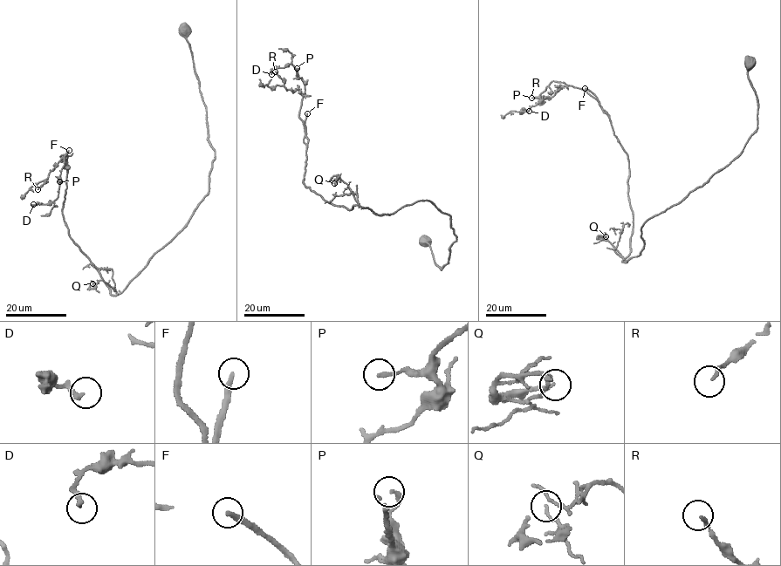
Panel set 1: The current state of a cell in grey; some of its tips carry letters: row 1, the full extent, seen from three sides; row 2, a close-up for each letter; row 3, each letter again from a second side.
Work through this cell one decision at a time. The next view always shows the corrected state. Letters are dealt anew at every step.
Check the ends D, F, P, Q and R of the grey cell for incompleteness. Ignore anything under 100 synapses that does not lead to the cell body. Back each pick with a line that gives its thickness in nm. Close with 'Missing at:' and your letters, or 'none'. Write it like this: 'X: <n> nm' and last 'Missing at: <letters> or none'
F: 240 nm
Missing at: F

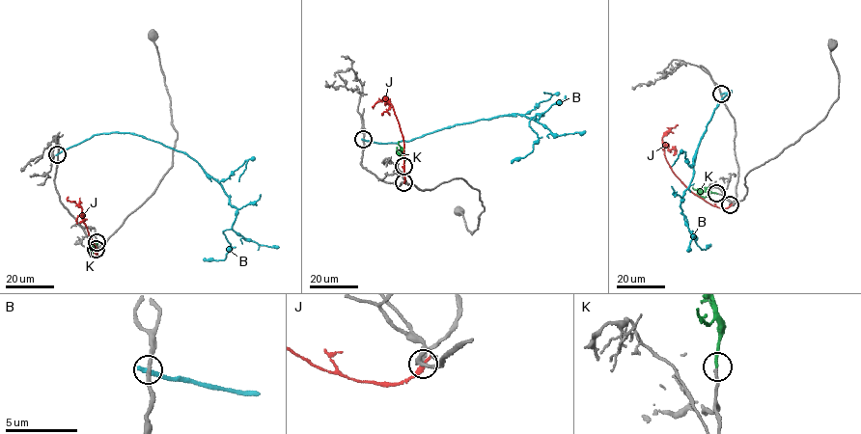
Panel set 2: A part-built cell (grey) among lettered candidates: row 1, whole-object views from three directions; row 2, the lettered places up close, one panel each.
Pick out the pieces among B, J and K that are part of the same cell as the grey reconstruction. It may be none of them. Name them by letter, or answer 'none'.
K

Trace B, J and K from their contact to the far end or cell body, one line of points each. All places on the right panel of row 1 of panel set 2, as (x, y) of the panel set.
B: (721, 94), (731, 91), (701, 136), (692, 180), (680, 203), (699, 248), (711, 245)
J: (731, 204), (727, 207), (710, 204), (690, 191), (674, 173), (664, 154), (662, 137), (678, 125)
K: (717, 193), (708, 193), (704, 198), (697, 190)

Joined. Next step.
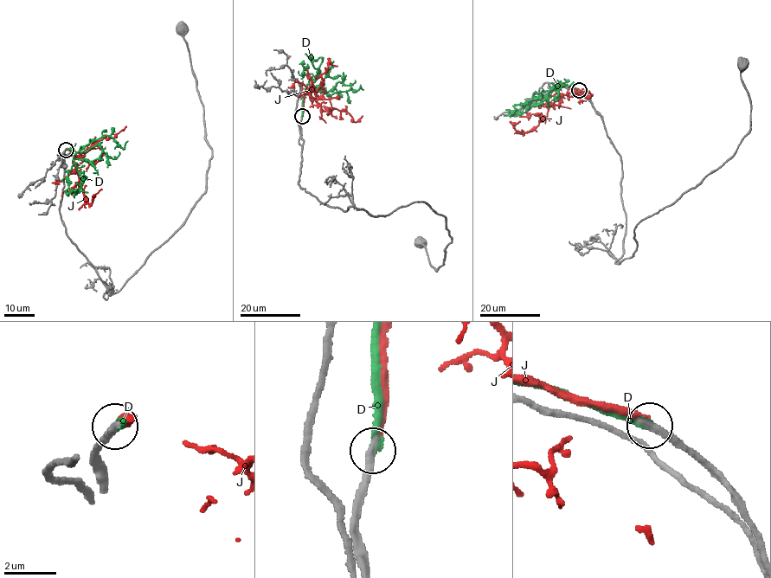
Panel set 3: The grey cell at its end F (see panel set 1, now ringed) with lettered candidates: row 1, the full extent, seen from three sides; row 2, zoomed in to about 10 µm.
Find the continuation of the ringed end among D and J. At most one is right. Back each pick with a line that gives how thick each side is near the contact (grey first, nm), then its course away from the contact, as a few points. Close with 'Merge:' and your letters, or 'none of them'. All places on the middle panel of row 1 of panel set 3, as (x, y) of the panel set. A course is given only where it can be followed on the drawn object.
D: calibres 320 and 220 nm; course (302, 116), (302, 99), (309, 90), (309, 80), (315, 81), (318, 69), (312, 64), (317, 60), (311, 59)
Merge: D

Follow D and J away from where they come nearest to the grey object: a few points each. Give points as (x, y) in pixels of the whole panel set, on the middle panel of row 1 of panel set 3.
D: (302, 116), (302, 99), (309, 90), (309, 80), (315, 81), (318, 69), (312, 64), (317, 60), (311, 59)
J: (302, 115), (309, 89), (311, 87), (315, 93), (324, 84), (321, 75), (329, 64), (337, 66)

